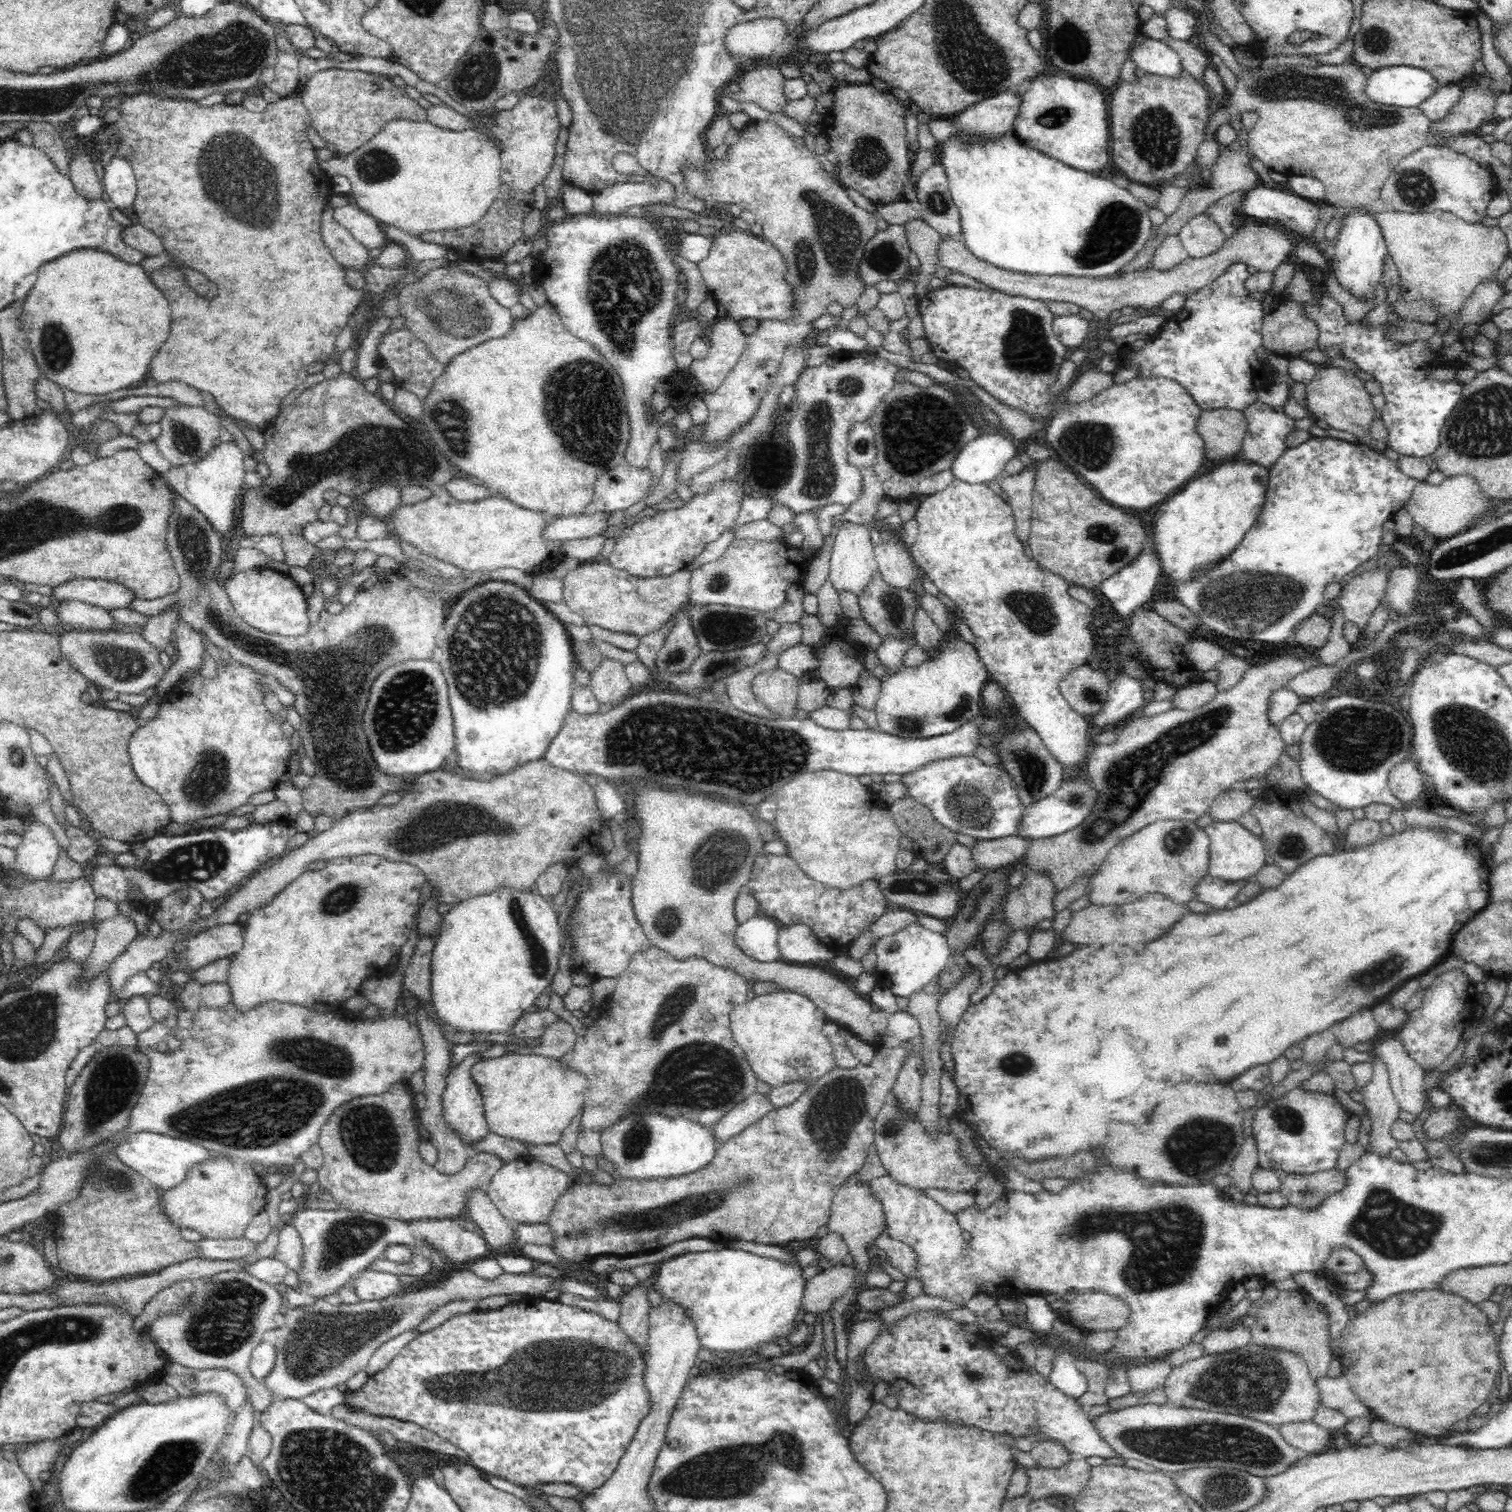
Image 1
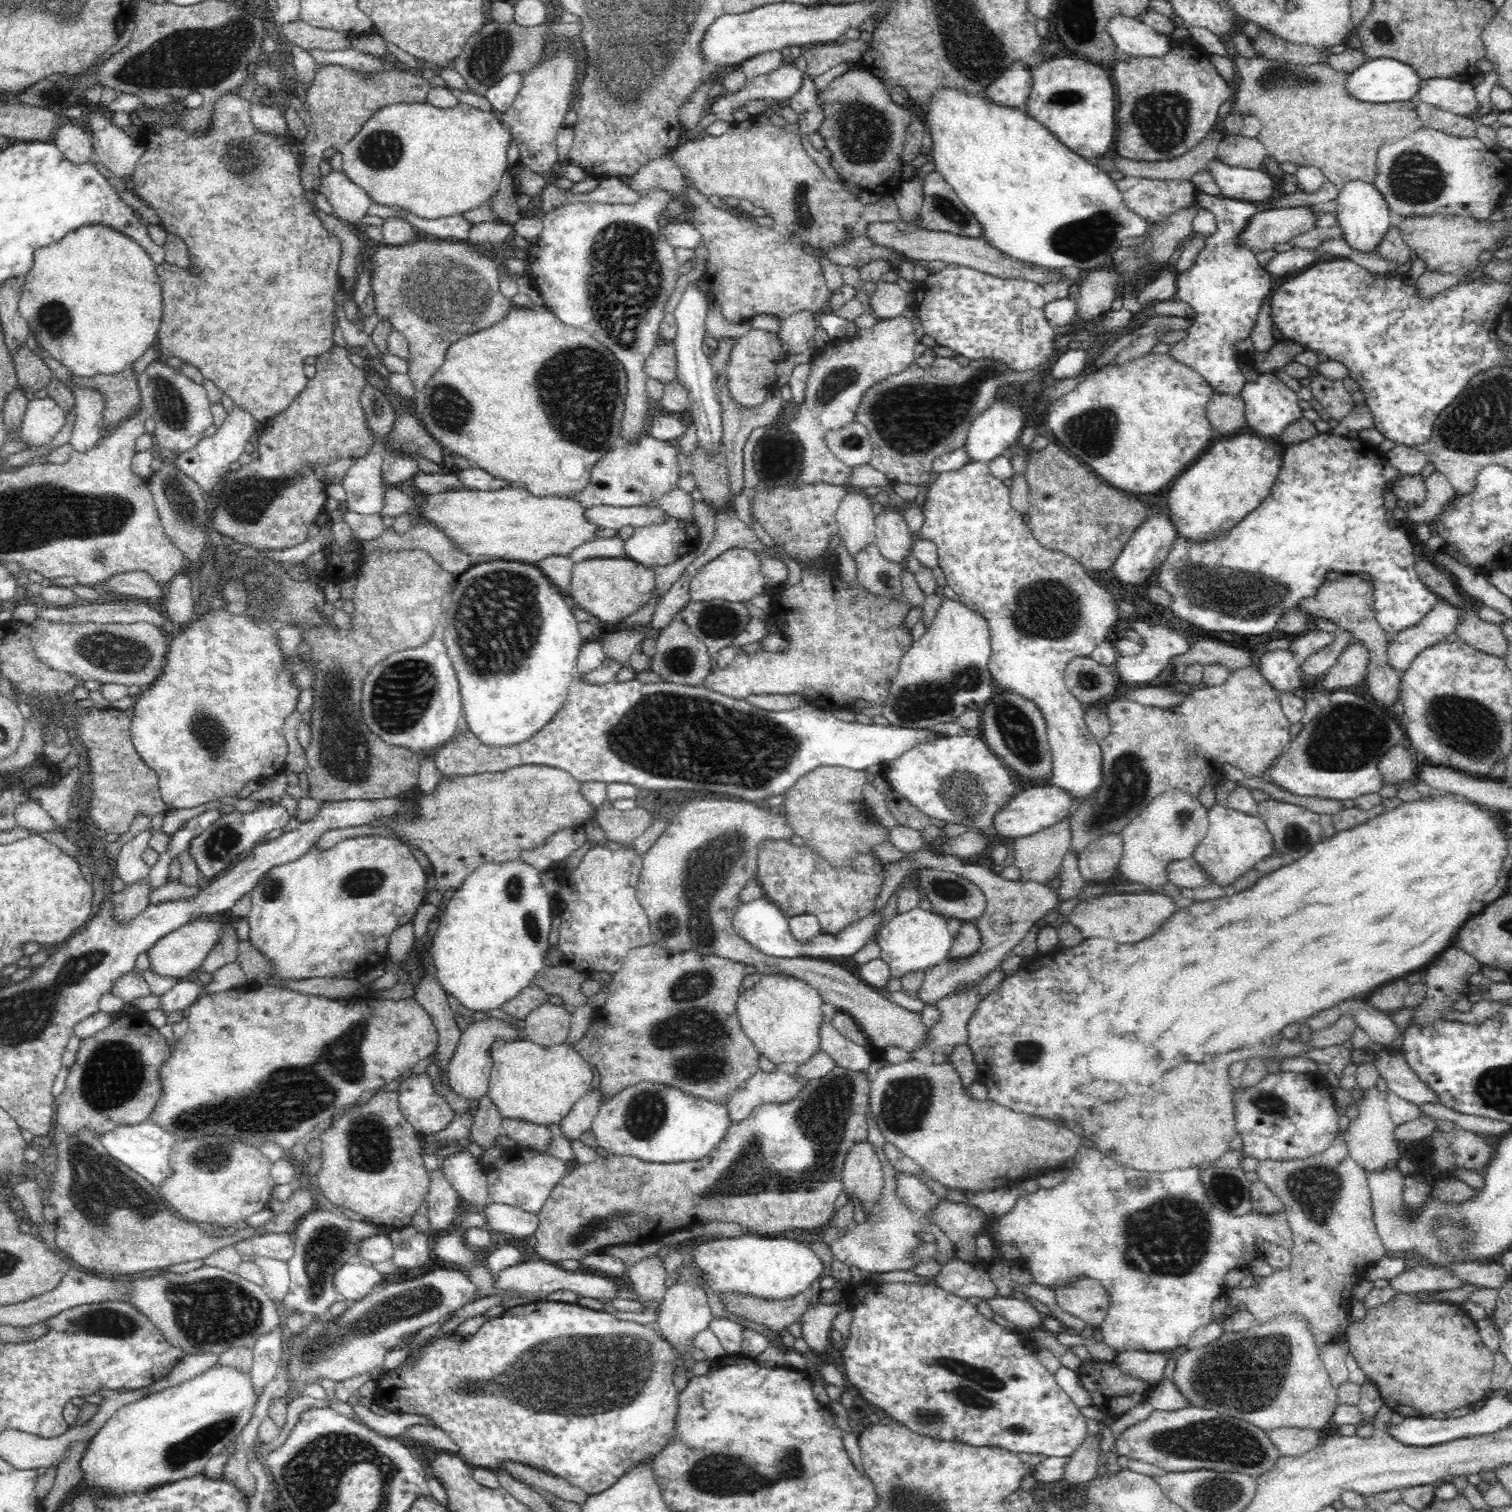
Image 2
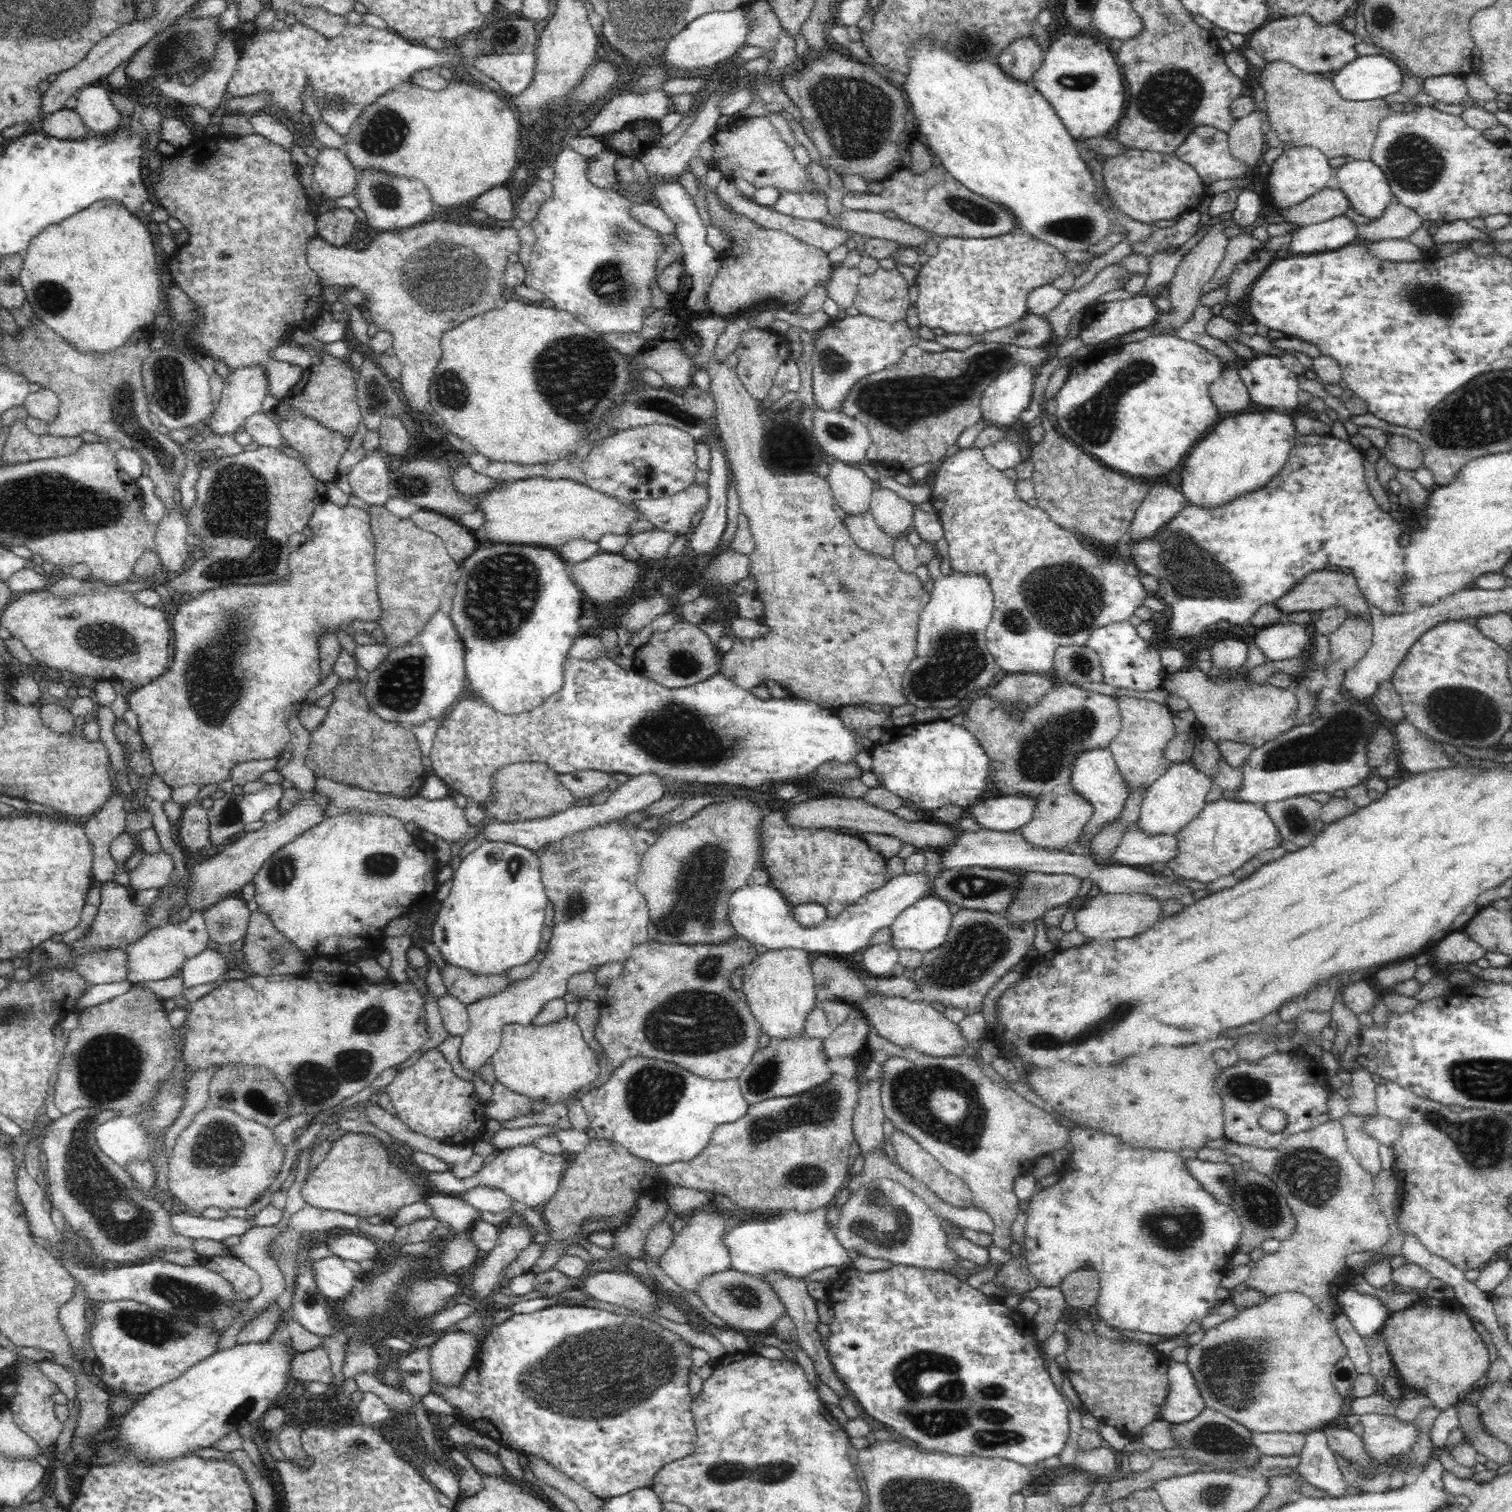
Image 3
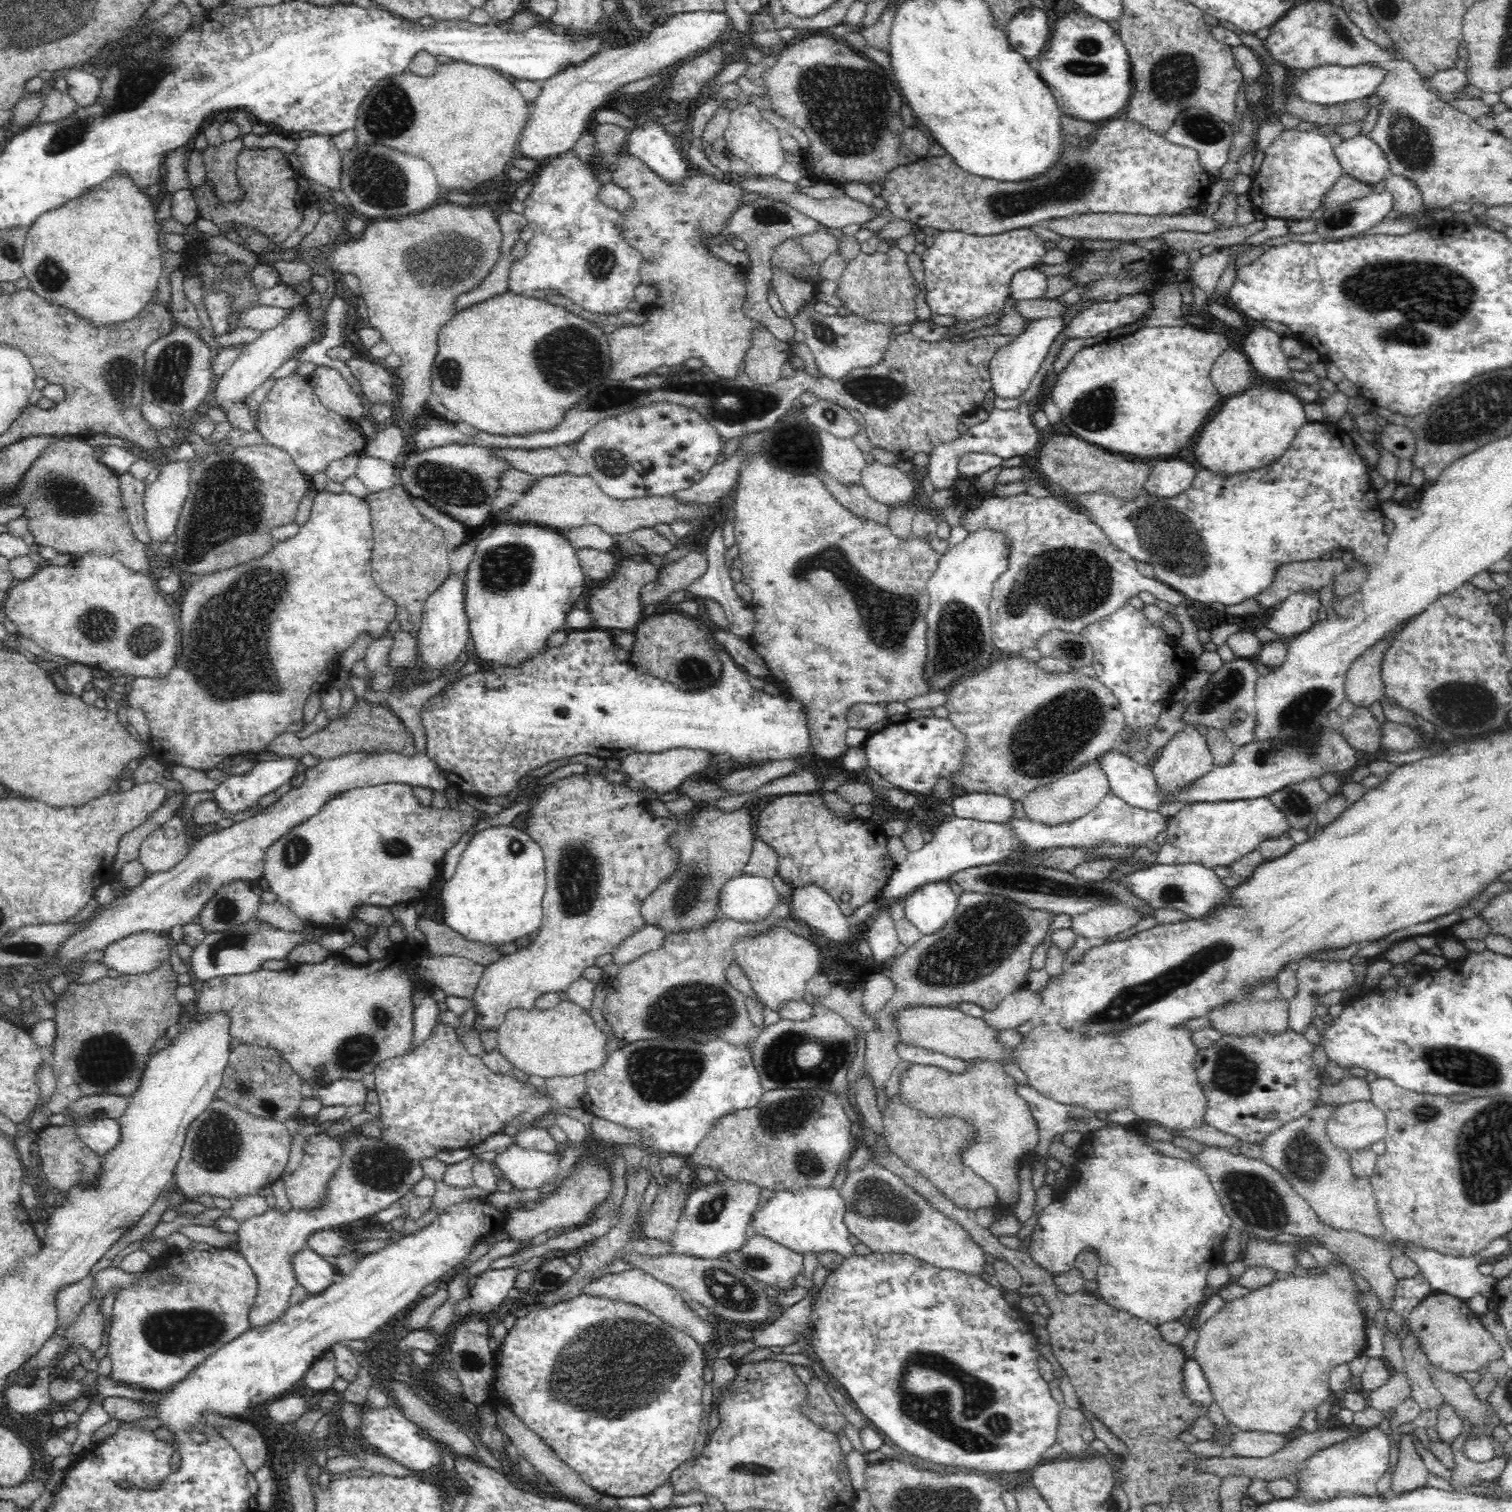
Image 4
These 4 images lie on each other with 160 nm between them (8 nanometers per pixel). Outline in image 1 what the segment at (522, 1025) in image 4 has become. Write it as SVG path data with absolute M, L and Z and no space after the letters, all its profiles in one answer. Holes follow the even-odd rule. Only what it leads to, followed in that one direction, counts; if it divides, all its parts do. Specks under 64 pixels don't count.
M504 1054L478 1060L473 1065L473 1076L482 1089L484 1115L490 1132L517 1142L533 1144L556 1144L570 1126L585 1102L588 1081L575 1068L562 1065L558 1059L540 1054Z

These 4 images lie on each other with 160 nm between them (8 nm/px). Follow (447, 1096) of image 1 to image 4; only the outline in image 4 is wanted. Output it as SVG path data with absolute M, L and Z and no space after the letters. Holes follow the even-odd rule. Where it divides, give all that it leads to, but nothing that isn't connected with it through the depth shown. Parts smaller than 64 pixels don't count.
M587 770L580 774L568 774L564 778L558 778L558 780L550 782L550 784L544 784L540 790L534 790L532 794L530 789L527 795L528 810L524 814L524 830L542 847L544 864L546 865L546 892L544 892L543 901L541 902L543 919L537 928L536 936L528 938L528 944L518 946L512 954L500 953L495 961L485 966L484 974L480 977L472 999L476 1009L474 1026L479 1033L484 1032L484 1028L496 1028L498 1030L499 1026L504 1023L508 1010L512 1010L512 1008L534 1008L534 1000L544 992L566 992L588 966L594 965L596 958L616 952L620 943L623 943L631 934L634 934L645 925L641 917L641 906L644 899L648 898L660 884L664 884L668 878L672 878L672 874L676 874L676 870L680 870L680 862L682 862L679 849L676 848L675 844L672 844L672 836L680 832L683 828L682 823L676 821L676 819L672 820L670 817L652 816L652 812L648 808L649 801L644 797L644 794L628 784L628 780L613 782L608 777L608 773ZM492 972L526 972L526 974L492 974Z

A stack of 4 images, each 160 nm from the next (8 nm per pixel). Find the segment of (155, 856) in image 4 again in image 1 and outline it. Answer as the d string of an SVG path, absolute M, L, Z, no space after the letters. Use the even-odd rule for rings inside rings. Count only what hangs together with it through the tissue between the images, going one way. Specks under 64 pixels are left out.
M120 913L101 920L95 931L95 943L87 958L87 976L108 971L110 964L120 958L130 942L138 937L136 922Z

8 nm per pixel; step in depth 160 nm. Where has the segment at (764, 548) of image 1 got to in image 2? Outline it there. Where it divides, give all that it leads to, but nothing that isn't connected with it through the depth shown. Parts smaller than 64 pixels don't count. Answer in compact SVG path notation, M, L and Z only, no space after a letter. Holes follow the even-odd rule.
M744 548L728 550L698 570L688 590L688 597L692 602L716 599L739 603L750 601L764 591L770 592L768 584L761 574L762 567L760 565L759 558L752 551Z

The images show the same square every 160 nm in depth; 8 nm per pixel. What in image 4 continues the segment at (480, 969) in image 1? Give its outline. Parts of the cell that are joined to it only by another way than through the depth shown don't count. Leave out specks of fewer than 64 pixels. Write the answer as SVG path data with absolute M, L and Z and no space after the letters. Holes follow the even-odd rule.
M514 823L500 824L478 831L462 851L452 878L444 882L441 893L444 923L460 931L466 939L482 941L494 948L529 938L536 932L543 919L541 902L546 892L545 870L542 847L524 832L524 829L516 829Z

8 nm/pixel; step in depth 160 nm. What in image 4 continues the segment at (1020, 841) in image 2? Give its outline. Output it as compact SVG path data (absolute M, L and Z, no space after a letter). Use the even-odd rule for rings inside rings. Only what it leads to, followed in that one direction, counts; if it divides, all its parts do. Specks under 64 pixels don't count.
M1094 757L1081 764L1074 772L1050 781L1048 784L1037 786L1020 802L1028 817L1053 825L1087 815L1109 792L1109 788L1108 773L1104 771L1100 757Z

